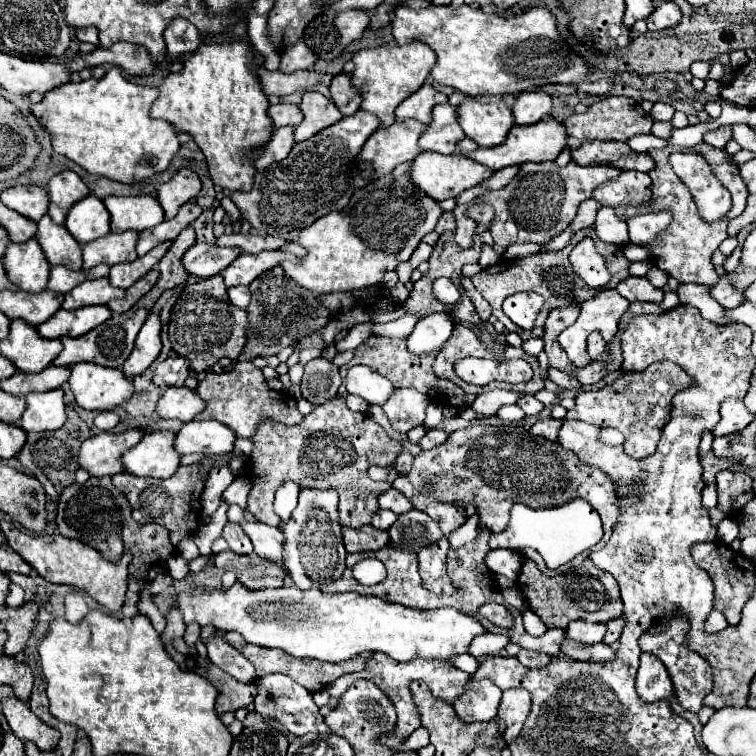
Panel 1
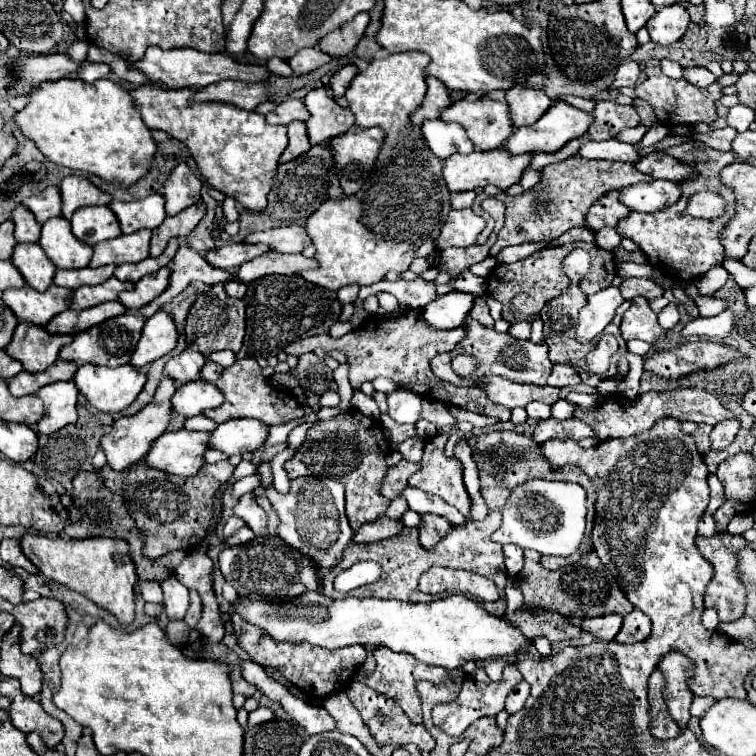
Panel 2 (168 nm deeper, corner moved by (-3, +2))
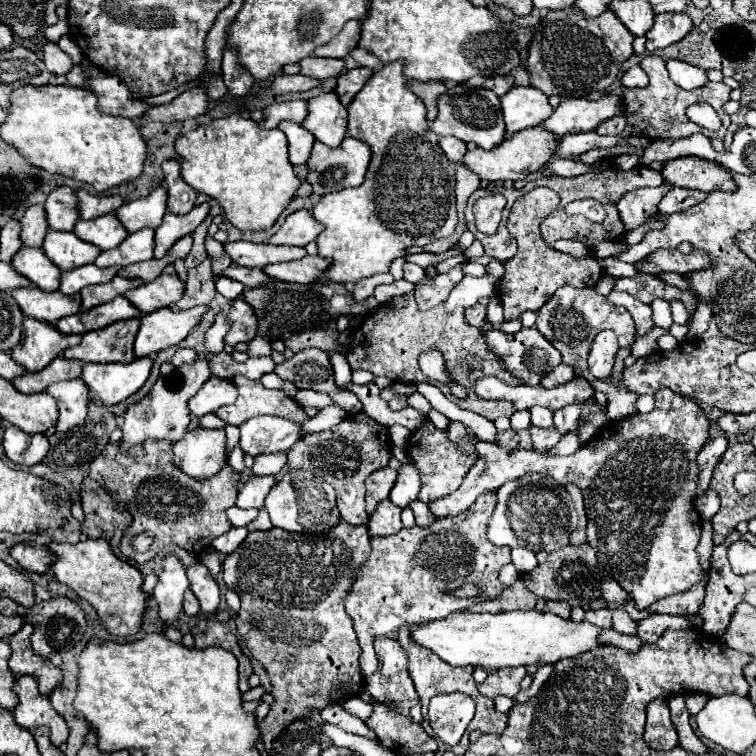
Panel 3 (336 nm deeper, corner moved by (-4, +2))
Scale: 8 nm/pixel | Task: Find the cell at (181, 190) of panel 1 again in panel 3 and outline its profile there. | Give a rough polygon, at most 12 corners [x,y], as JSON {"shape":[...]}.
{"shape":[[176,159],[162,163],[168,211],[184,215],[198,193],[184,183]]}

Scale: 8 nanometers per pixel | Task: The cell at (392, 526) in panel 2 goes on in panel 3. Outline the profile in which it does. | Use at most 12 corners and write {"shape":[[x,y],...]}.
{"shape":[[380,501],[368,521],[370,537],[396,535],[402,529],[400,507]]}

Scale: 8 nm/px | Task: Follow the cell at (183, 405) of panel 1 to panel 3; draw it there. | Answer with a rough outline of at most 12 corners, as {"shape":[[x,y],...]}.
{"shape":[[210,377],[188,401],[202,417],[236,401],[232,381]]}

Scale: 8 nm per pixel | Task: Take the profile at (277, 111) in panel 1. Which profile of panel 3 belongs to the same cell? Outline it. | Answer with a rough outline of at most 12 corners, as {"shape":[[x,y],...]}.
{"shape":[[304,101],[274,103],[264,109],[262,129],[280,121],[302,123],[308,117]]}

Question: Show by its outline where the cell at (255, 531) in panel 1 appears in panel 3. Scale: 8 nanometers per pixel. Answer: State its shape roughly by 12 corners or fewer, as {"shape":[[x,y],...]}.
{"shape":[[252,475],[236,507],[258,509],[276,485],[274,475]]}

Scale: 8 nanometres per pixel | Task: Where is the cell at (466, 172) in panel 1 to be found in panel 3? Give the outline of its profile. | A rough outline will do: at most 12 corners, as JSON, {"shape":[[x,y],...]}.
{"shape":[[538,125],[462,165],[482,181],[518,181],[552,159],[556,137]]}

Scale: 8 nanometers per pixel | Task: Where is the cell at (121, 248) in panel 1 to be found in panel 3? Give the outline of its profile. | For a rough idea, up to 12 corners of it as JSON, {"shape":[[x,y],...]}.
{"shape":[[154,229],[130,233],[102,251],[96,267],[126,267],[152,259]]}

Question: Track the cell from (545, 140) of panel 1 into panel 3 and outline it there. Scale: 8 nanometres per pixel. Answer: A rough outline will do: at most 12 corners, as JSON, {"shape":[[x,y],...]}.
{"shape":[[616,95],[562,99],[542,123],[556,137],[594,131],[624,111]]}

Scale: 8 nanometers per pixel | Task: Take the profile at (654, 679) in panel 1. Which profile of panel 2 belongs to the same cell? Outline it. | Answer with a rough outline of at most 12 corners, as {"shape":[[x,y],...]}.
{"shape":[[663,675],[649,677],[649,717],[655,739],[681,733],[663,701]]}

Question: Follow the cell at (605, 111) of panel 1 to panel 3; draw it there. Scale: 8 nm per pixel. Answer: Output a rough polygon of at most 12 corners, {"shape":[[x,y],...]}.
{"shape":[[624,115],[600,123],[596,133],[620,135],[626,125]]}

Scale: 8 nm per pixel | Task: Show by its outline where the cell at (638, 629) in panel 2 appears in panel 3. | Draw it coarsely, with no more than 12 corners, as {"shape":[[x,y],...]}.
{"shape":[[648,615],[638,621],[636,637],[656,643],[666,629],[702,627],[698,615]]}

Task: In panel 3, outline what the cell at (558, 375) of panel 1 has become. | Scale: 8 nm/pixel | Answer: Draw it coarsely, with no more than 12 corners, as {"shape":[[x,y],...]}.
{"shape":[[560,363],[542,379],[544,387],[558,387],[576,377],[574,369]]}

